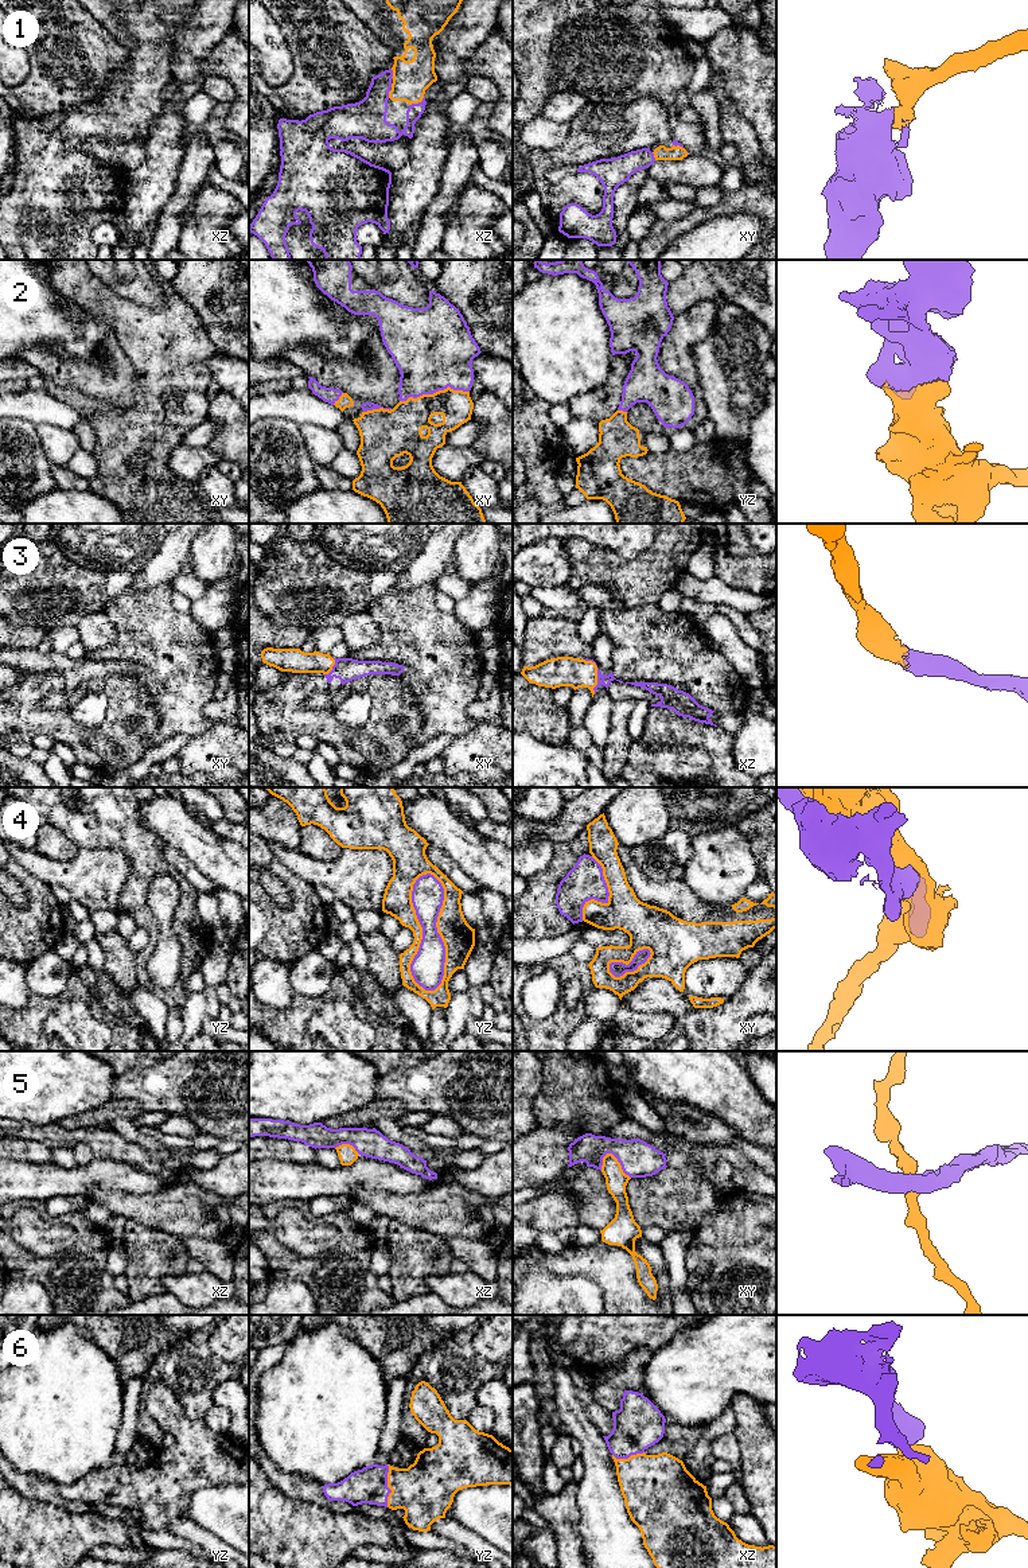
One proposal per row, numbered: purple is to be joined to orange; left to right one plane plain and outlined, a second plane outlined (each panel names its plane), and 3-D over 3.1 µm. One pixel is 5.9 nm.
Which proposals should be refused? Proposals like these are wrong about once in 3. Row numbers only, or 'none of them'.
4, 5

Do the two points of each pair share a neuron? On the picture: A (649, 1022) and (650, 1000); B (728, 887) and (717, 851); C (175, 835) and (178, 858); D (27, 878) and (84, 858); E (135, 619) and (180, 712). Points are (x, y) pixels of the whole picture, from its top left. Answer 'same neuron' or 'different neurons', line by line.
A: different neurons
B: same neuron
C: different neurons
D: different neurons
E: same neuron

